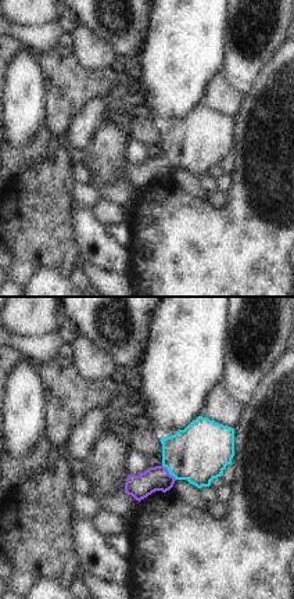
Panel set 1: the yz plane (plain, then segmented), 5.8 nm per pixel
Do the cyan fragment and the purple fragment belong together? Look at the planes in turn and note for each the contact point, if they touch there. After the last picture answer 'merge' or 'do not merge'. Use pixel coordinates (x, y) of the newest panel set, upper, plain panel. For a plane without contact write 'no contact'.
contact (169, 162)

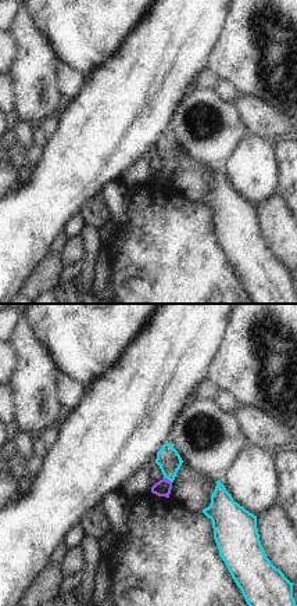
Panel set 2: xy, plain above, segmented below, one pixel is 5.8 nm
contact (168, 168)

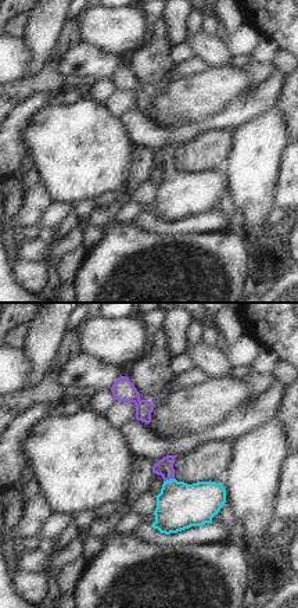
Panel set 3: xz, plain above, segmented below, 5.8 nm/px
contact (169, 168)

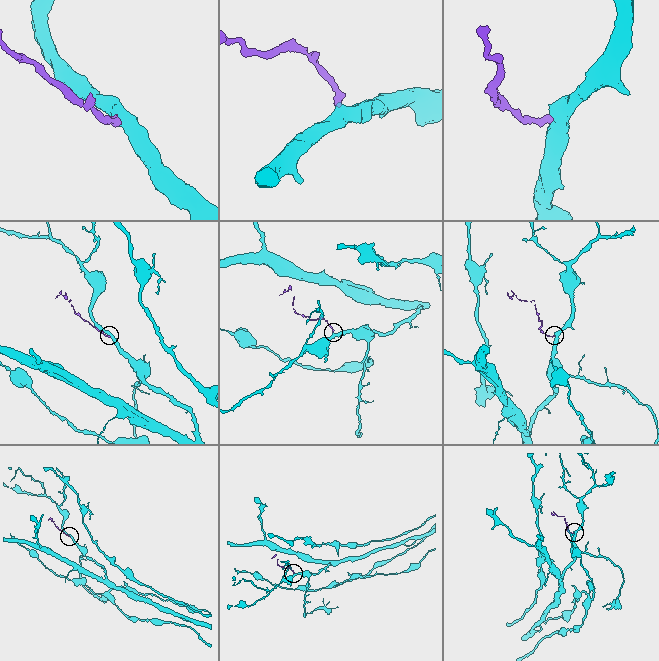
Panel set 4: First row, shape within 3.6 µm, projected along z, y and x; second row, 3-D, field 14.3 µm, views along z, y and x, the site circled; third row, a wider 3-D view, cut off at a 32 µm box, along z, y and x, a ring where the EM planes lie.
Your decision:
merge

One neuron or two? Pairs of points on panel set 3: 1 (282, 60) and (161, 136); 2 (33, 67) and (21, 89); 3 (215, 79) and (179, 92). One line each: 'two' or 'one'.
1: two
2: two
3: one

